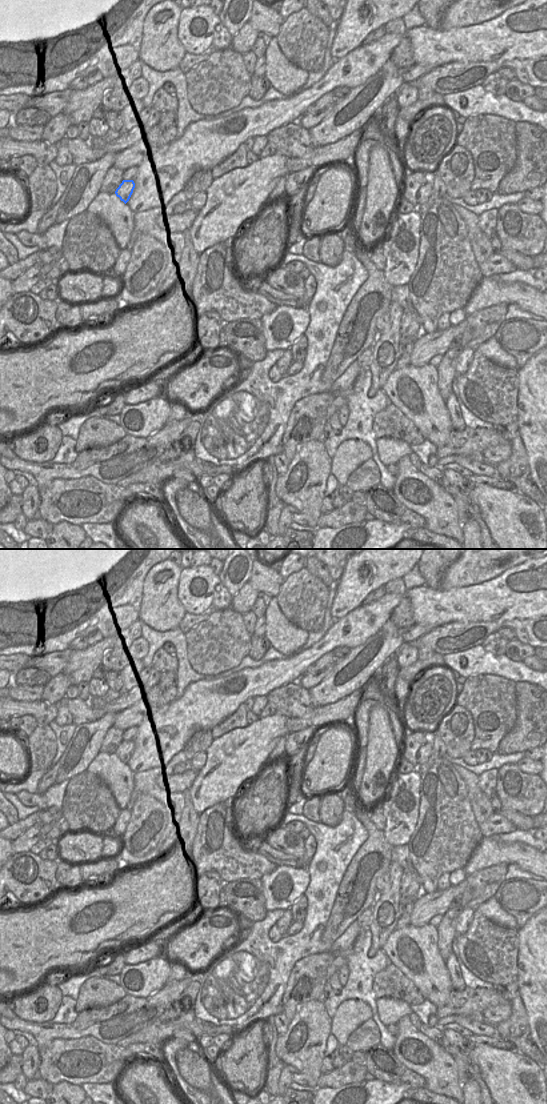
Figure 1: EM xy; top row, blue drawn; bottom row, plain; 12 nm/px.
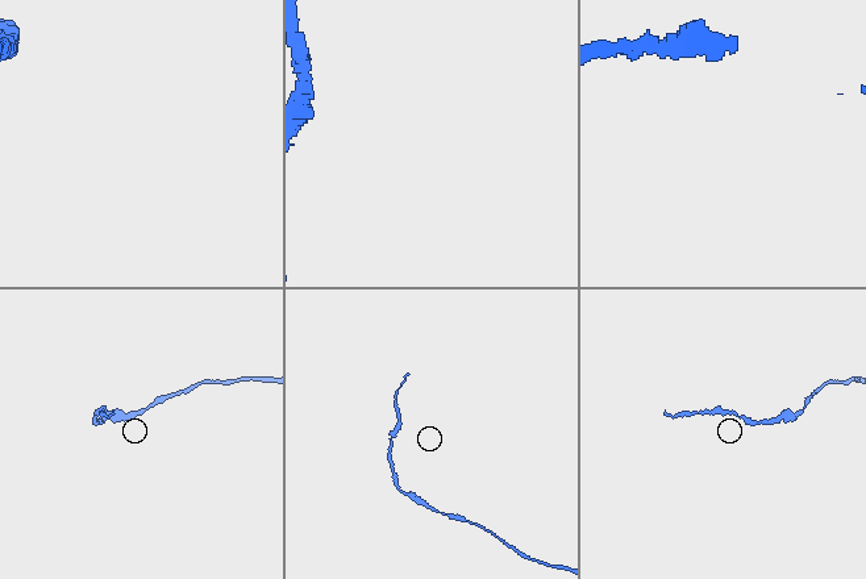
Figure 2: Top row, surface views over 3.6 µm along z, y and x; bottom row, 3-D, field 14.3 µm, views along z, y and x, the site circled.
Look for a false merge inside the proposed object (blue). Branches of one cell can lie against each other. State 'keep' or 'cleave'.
keep

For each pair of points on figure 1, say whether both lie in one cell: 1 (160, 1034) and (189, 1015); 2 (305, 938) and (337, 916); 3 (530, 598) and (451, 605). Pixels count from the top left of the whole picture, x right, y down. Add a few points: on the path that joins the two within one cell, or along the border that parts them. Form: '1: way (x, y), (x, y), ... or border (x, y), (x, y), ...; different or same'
1: border (159, 1019), (195, 1020); different
2: border (334, 902), (321, 935), (321, 939), (330, 946); different
3: way (510, 598), (471, 603); same

